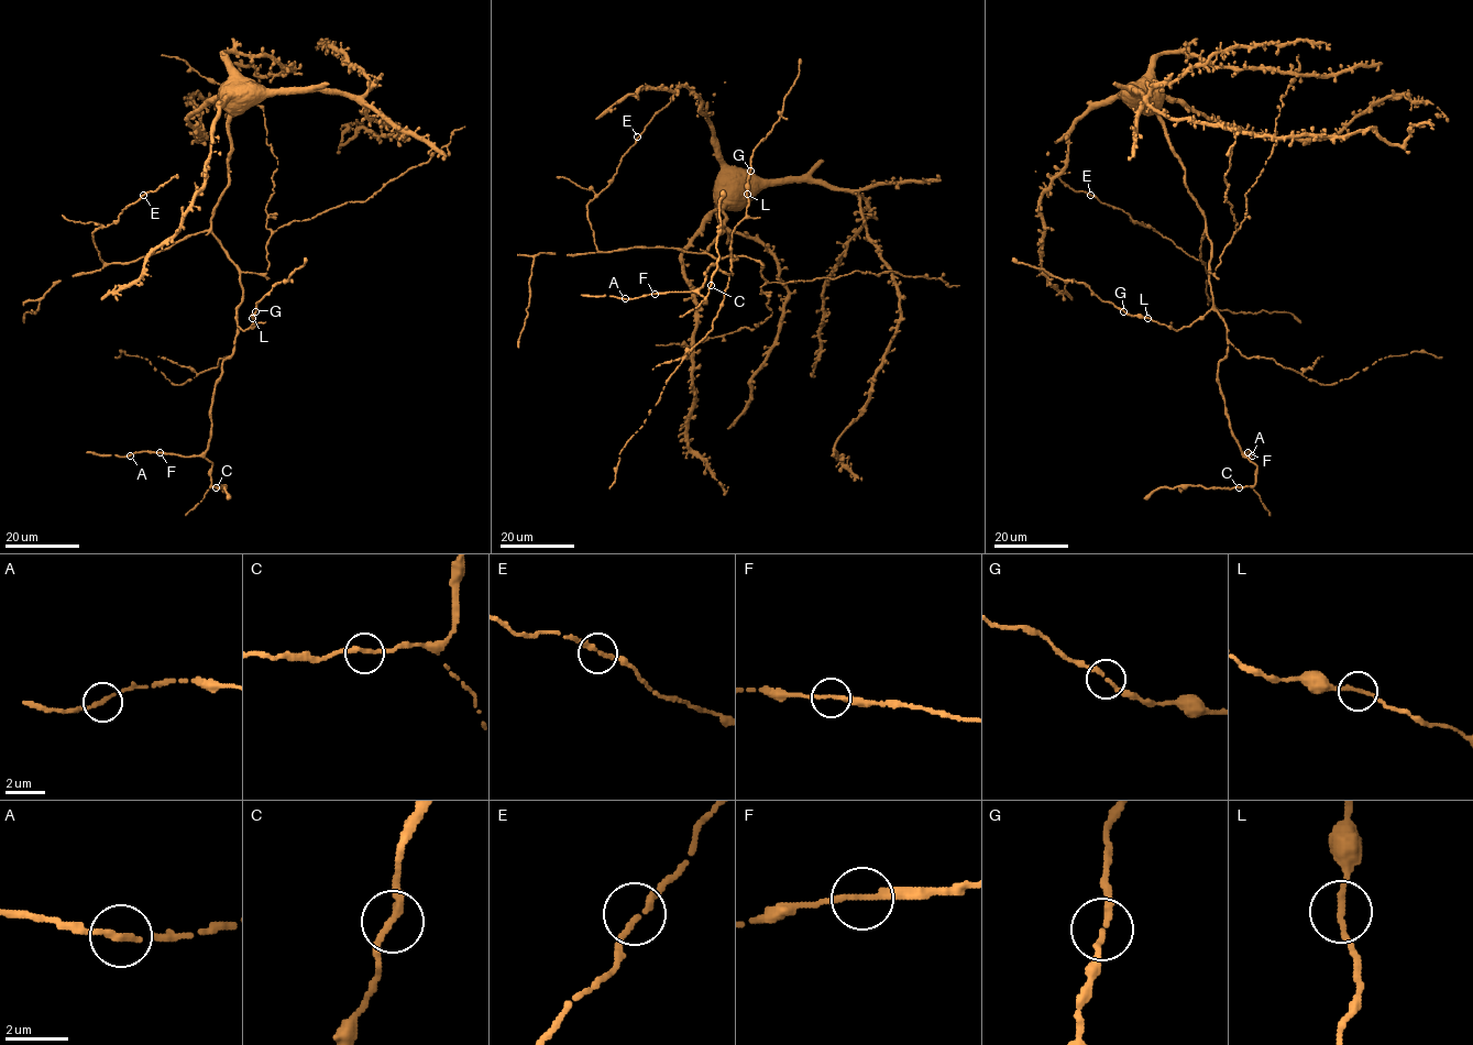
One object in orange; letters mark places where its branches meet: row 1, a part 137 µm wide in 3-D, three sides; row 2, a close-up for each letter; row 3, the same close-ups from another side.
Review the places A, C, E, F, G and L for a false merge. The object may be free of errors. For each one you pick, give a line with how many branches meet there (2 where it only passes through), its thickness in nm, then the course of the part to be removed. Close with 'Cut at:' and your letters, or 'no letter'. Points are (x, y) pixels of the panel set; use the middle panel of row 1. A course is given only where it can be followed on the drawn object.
Cut at: no letter

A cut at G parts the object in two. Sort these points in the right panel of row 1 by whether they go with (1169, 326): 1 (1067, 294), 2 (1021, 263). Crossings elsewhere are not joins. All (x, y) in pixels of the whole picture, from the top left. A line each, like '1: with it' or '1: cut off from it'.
1: with it
2: cut off from it

